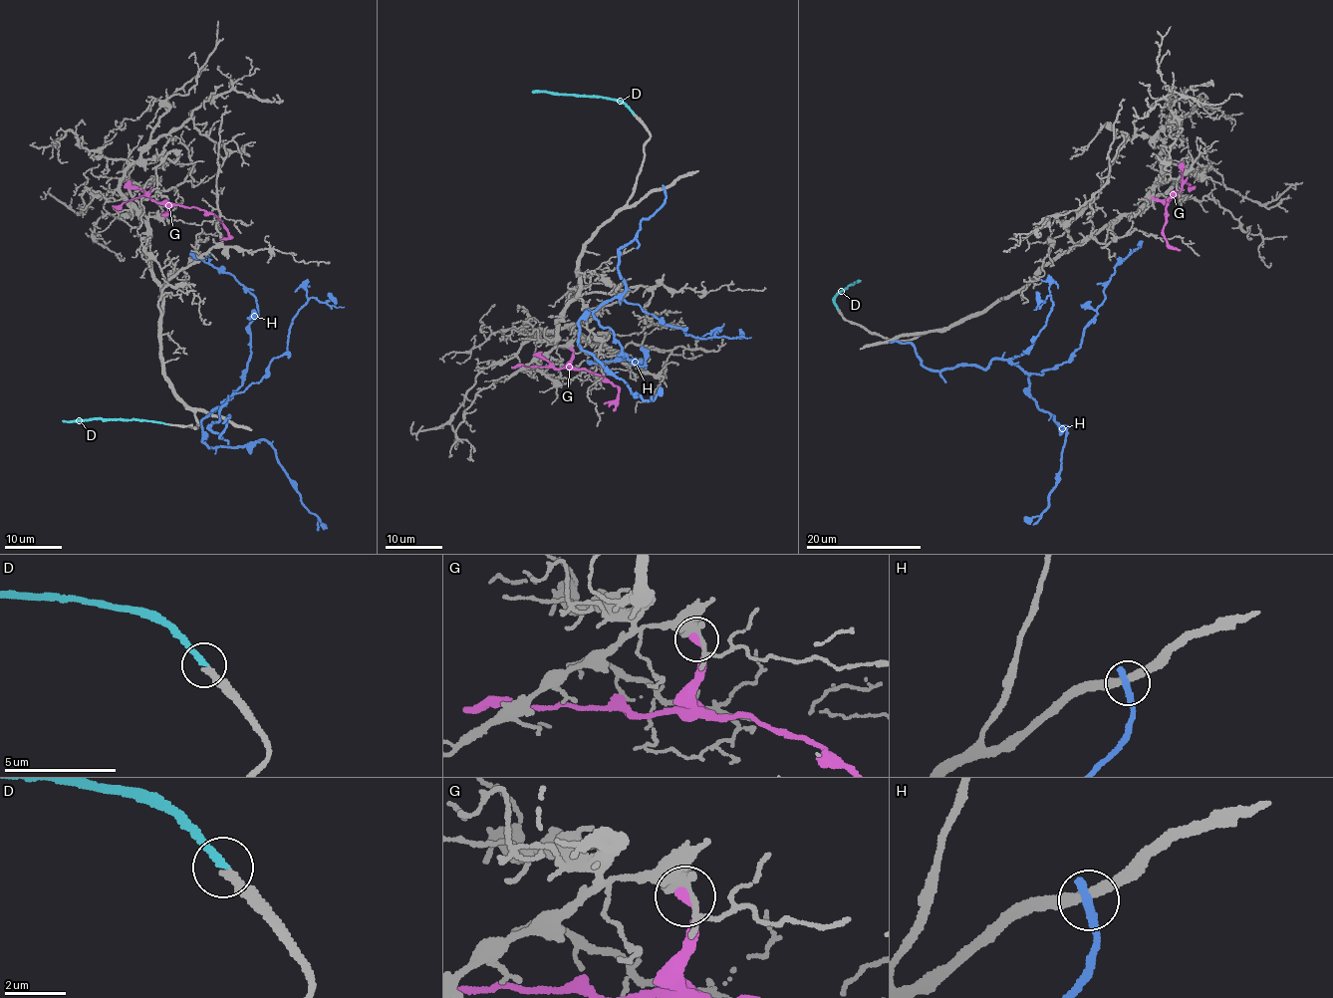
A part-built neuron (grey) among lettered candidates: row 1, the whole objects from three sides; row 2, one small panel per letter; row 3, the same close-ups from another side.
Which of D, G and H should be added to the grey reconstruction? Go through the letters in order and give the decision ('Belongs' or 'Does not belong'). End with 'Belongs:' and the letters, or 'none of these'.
D: Belongs
G: Does not belong
H: Does not belong
Belongs: D

